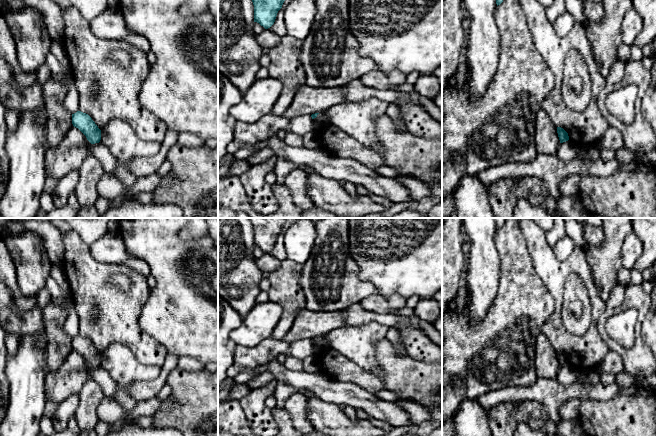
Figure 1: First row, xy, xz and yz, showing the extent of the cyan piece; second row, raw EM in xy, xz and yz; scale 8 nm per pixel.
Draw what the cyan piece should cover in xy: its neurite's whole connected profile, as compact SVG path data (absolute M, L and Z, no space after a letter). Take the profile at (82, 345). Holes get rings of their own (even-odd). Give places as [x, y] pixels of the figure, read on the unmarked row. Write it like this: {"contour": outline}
{"contour": "M81 335L72 338L72 348L86 360L91 368L100 366L101 354L88 338Z"}

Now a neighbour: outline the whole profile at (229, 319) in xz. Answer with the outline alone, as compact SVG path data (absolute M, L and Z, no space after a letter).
M218 295L218 388L229 376L229 372L234 366L236 344L231 340L230 333L238 328L241 323L241 315Z

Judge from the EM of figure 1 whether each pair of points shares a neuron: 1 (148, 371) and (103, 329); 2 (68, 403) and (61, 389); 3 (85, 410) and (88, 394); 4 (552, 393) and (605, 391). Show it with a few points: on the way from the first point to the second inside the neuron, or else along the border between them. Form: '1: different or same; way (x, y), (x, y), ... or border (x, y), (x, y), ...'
1: different; border (100, 352), (111, 344), (124, 344), (137, 359)
2: different; border (77, 393), (69, 395), (58, 404)
3: same; way (87, 406), (88, 398)
4: same; way (565, 393), (592, 391)

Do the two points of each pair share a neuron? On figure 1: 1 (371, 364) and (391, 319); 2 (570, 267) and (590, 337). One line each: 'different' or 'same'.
1: different
2: same

